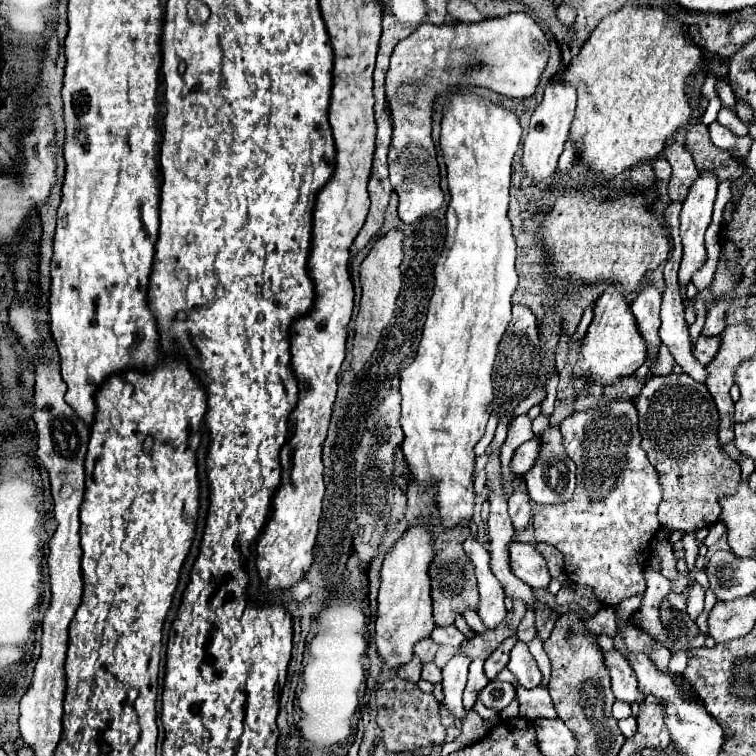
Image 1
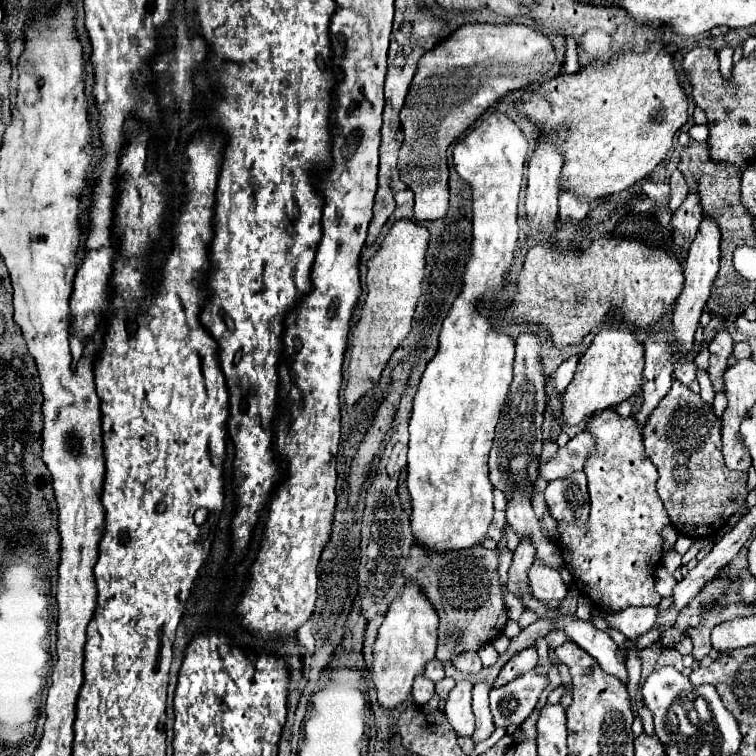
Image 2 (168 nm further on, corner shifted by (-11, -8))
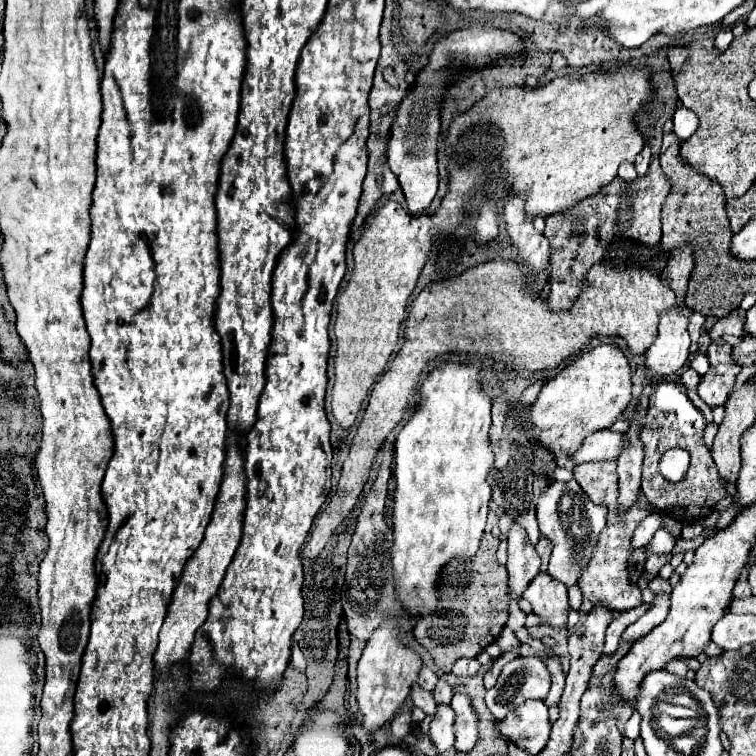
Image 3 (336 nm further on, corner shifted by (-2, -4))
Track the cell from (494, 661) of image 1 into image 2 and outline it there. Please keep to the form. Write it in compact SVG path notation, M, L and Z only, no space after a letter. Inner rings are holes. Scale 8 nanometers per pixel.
M535 647L523 649L519 655L515 655L511 661L507 661L507 665L503 667L503 671L501 671L499 677L495 679L493 687L503 687L503 685L507 685L511 679L515 679L515 677L531 671L535 665L537 665L537 651L535 651Z

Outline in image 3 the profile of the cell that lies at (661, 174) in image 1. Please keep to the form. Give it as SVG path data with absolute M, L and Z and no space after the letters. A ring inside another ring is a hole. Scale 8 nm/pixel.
M652 157L648 173L636 177L634 181L612 179L610 185L600 187L596 195L582 199L582 203L568 207L562 213L546 217L544 235L550 241L550 293L548 303L554 311L566 311L572 307L574 299L584 291L586 273L590 267L604 261L604 253L614 237L636 239L648 247L660 243L660 209L670 193L670 183L662 175L658 157Z

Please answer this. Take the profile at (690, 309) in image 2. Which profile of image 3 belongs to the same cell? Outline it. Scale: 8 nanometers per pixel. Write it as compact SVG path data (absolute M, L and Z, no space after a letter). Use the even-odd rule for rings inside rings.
M686 305L680 309L662 313L658 325L658 337L652 347L646 351L646 375L650 379L648 385L658 383L660 379L674 377L688 359L688 315L684 313Z

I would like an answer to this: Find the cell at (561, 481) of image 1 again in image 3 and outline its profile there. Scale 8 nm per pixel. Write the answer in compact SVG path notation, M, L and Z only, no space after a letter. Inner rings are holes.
M572 479L568 483L556 481L548 485L536 503L536 513L542 537L552 543L552 555L548 565L550 577L564 583L566 587L574 587L578 583L578 575L582 575L586 559L590 559L594 551L594 543L598 541L602 527L606 527L606 507L592 503L578 485L578 481Z

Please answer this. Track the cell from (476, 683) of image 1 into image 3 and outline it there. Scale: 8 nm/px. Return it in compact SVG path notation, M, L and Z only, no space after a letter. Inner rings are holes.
M456 693L450 707L456 713L454 749L460 753L468 753L476 745L476 739L478 739L478 715L474 707L470 705L470 699L464 693Z

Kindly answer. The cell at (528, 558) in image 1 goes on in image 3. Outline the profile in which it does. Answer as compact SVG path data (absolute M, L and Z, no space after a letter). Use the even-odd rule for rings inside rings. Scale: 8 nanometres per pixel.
M548 573L536 575L524 591L524 599L530 601L532 611L552 629L564 629L568 625L568 589L562 583L550 579Z

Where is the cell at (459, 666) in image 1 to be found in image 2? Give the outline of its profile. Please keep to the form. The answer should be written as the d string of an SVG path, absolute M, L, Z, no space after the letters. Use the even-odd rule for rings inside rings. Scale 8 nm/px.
M469 679L459 681L451 689L443 709L457 735L473 735L475 731L475 719L471 711L471 691L473 691L473 681Z

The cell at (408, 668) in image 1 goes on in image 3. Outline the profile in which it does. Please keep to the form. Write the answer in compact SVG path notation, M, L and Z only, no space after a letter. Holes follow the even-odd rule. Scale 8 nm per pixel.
M414 685L412 691L410 691L410 697L412 697L414 705L420 707L426 715L434 715L434 713L436 713L436 703L434 703L430 691L424 691L424 689L420 689L418 685Z

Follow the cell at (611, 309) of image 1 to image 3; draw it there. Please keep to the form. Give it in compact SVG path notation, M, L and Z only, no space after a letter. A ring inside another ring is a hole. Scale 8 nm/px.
M598 345L542 385L536 401L528 407L532 431L554 459L558 455L570 459L586 435L610 429L622 417L630 403L630 389L630 367L624 353L616 345Z

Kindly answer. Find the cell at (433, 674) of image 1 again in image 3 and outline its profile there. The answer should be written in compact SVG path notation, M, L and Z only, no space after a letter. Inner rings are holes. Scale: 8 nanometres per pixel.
M440 679L436 689L434 689L434 701L436 701L436 705L450 705L452 695L454 695L452 687L444 679Z

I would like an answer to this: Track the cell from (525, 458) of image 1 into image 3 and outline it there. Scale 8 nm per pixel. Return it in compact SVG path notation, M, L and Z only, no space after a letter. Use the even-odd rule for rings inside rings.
M610 429L596 431L584 439L580 451L574 455L574 463L578 465L586 461L618 461L624 443L624 433L614 433Z

